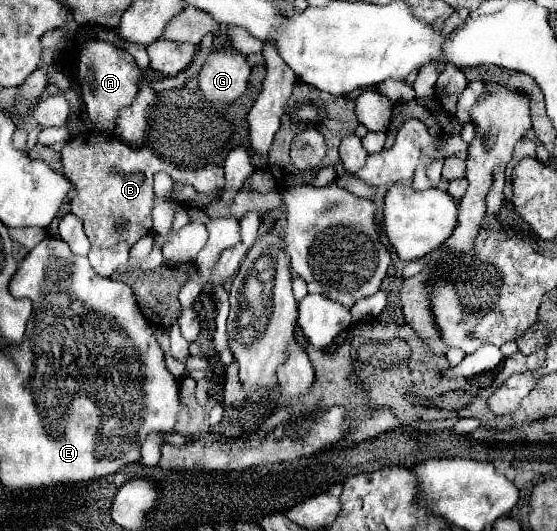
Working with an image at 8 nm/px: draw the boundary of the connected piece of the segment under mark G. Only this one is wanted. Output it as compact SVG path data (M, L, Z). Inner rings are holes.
M212 50L198 74L198 86L204 100L230 104L246 92L250 64L240 52Z

